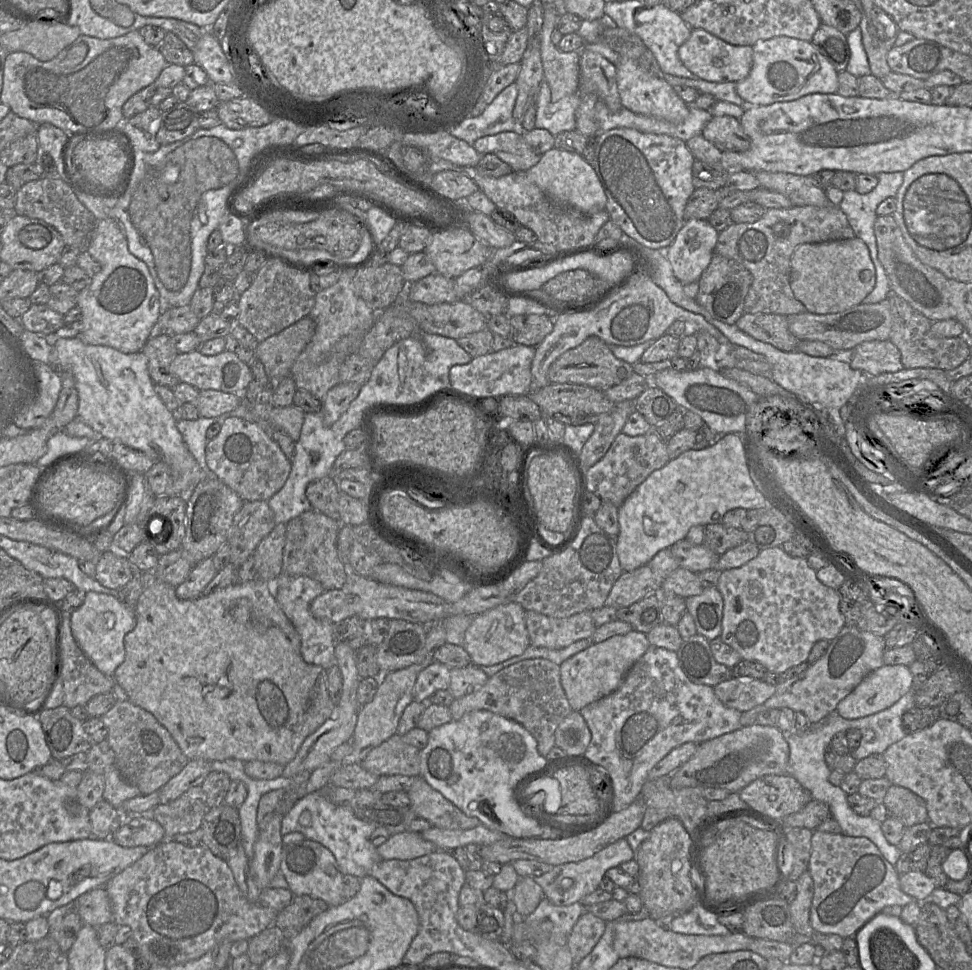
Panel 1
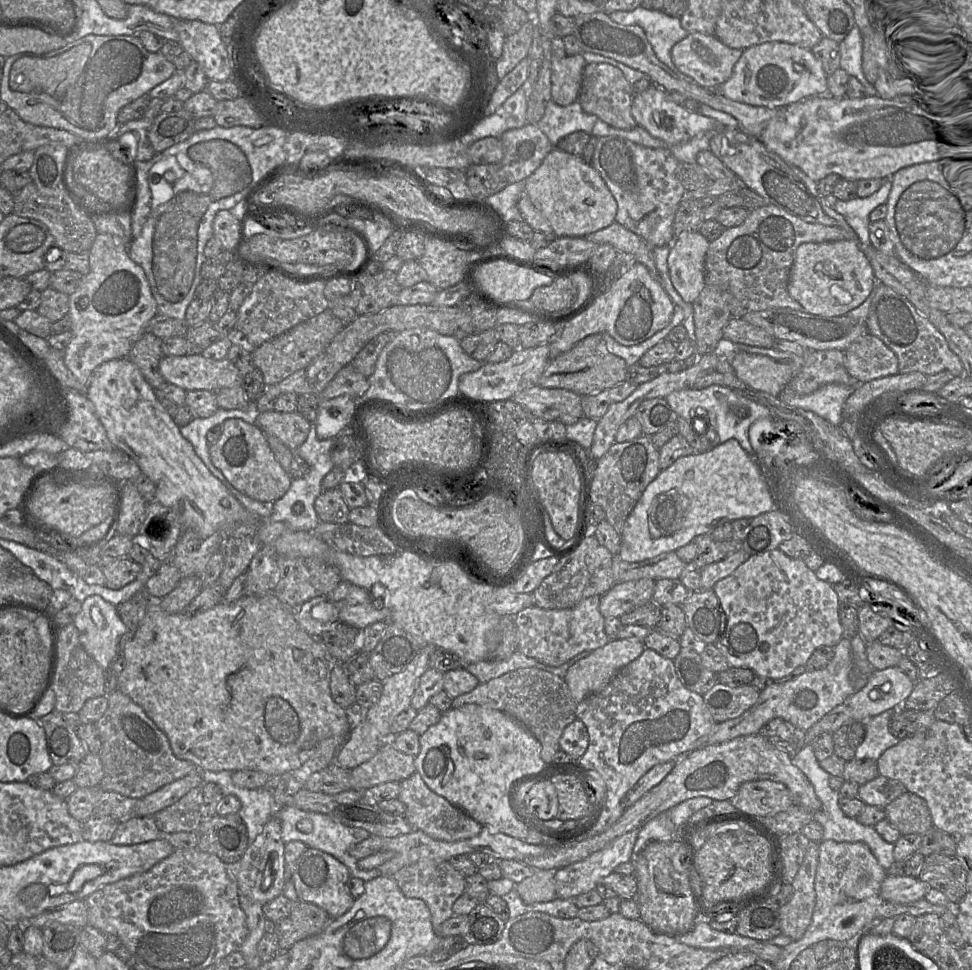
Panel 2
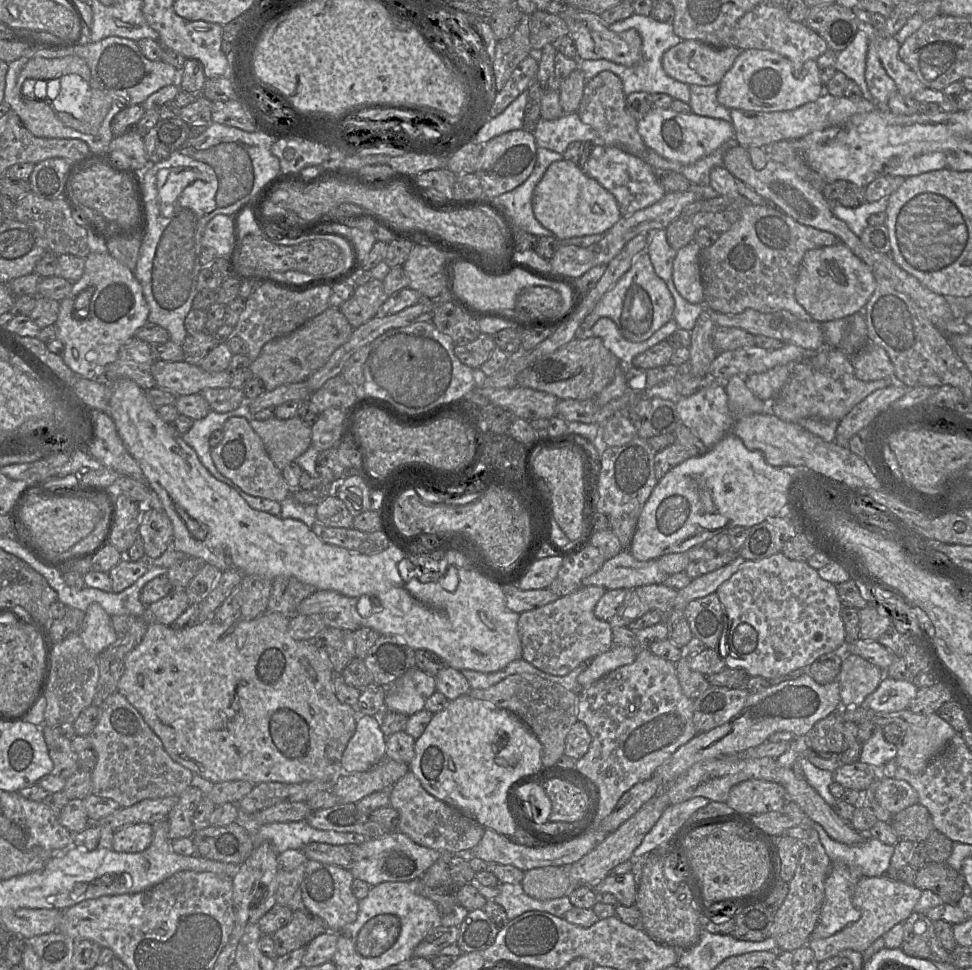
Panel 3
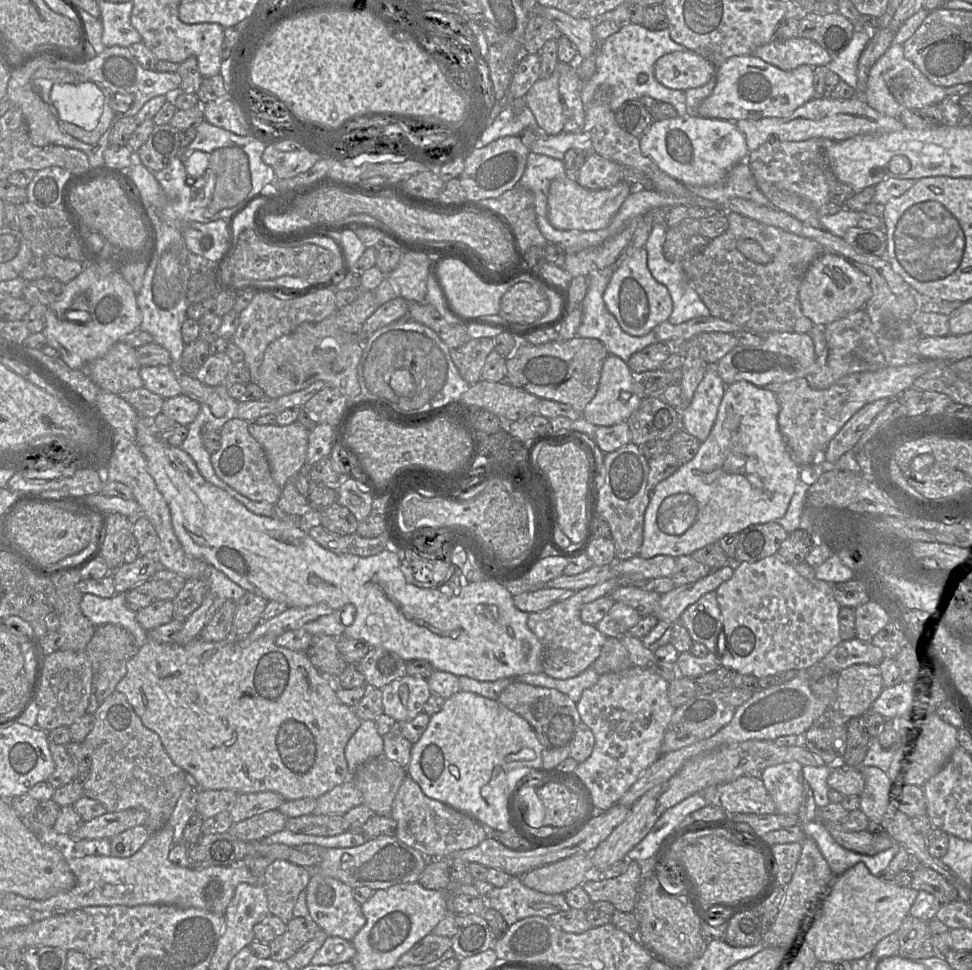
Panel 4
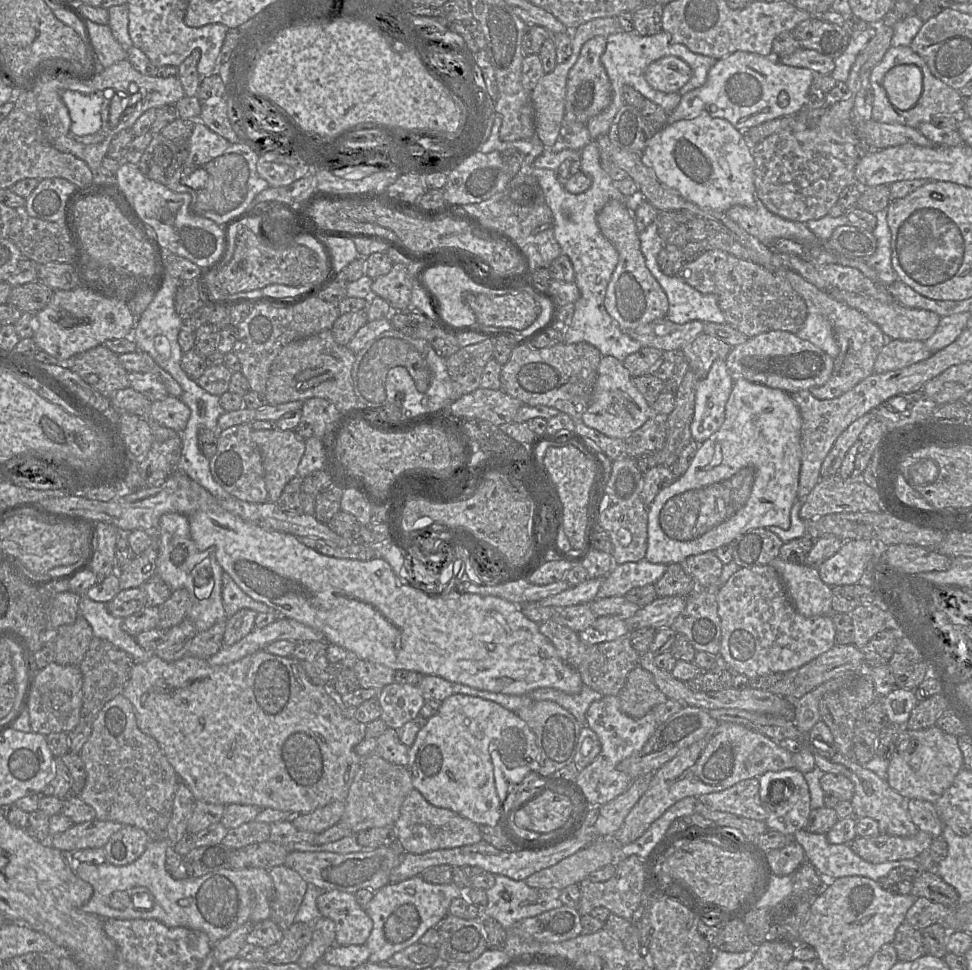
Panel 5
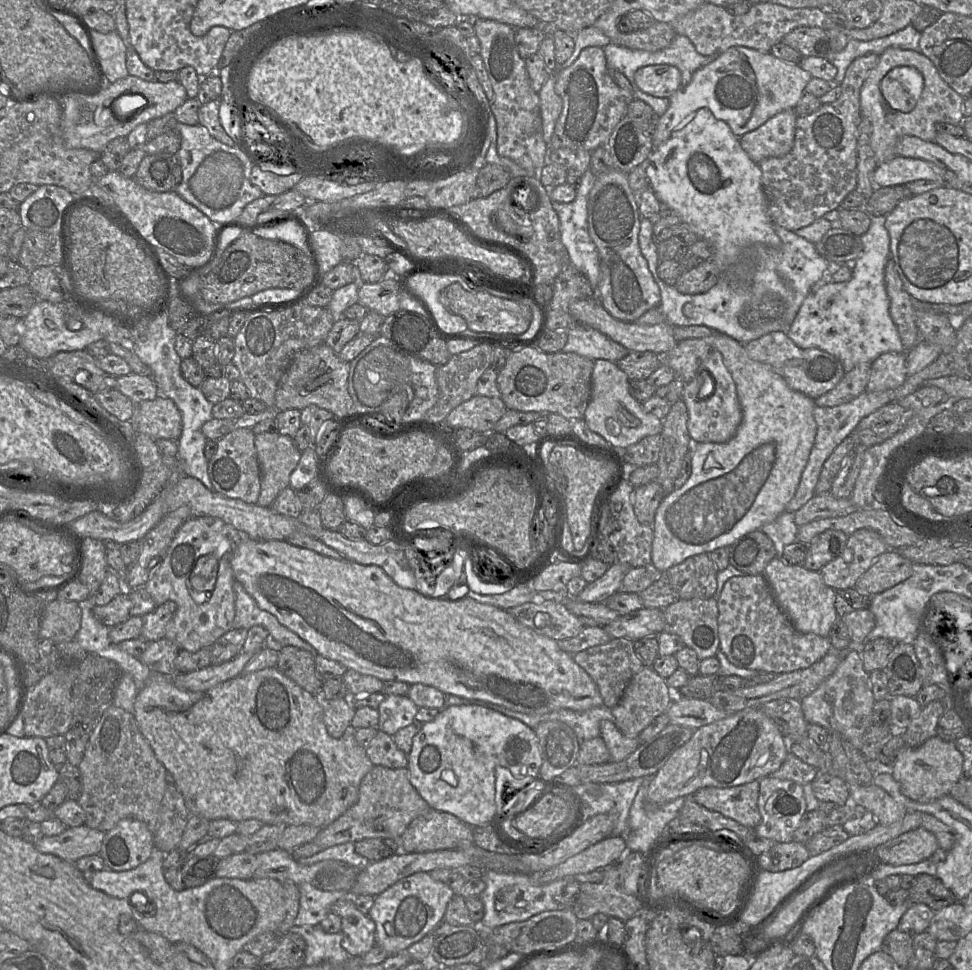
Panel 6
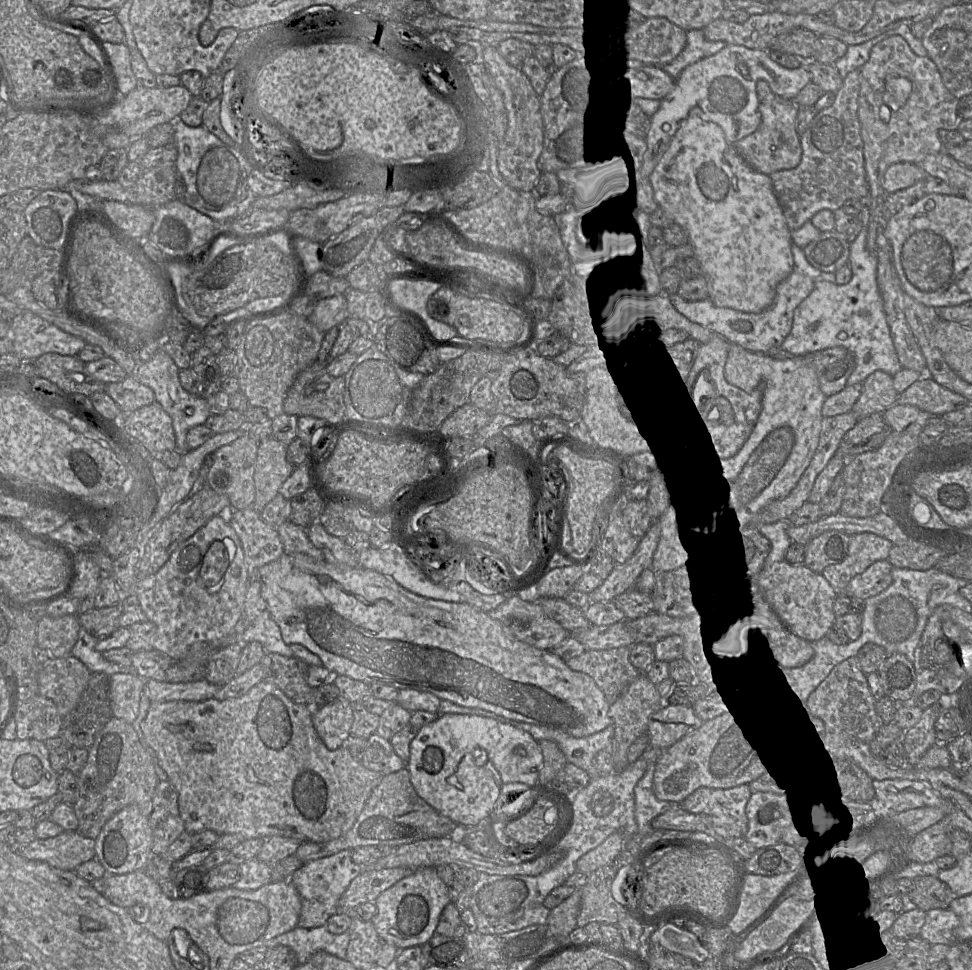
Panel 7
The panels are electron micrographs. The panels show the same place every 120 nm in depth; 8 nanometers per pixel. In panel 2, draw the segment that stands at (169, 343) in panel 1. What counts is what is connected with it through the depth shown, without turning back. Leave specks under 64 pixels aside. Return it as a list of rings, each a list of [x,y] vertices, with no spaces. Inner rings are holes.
[[[145,332],[127,356],[139,368],[145,380],[154,389],[167,383],[159,371],[159,362],[164,357],[162,342],[161,338],[150,332]]]

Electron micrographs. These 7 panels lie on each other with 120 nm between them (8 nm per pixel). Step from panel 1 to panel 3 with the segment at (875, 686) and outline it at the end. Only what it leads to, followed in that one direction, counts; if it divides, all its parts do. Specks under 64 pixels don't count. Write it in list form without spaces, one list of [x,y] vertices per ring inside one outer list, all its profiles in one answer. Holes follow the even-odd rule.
[[[884,676],[878,688],[865,698],[862,706],[876,712],[897,712],[908,709],[917,691],[918,688],[911,681]]]

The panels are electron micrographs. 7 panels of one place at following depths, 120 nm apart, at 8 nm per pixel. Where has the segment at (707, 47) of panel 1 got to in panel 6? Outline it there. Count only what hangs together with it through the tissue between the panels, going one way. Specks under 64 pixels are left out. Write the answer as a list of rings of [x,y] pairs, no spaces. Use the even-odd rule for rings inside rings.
[[[659,64],[639,68],[634,74],[636,86],[646,94],[671,97],[681,87],[681,72],[672,65]]]

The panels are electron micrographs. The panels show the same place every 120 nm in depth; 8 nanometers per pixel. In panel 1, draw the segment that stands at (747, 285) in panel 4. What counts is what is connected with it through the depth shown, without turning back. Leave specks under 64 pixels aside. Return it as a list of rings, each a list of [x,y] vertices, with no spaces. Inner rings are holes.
[[[792,206],[787,209],[766,209],[763,216],[752,223],[732,223],[719,232],[715,254],[734,260],[743,265],[752,275],[752,284],[744,299],[744,313],[780,314],[792,316],[805,313],[806,309],[798,301],[790,288],[790,261],[794,250],[803,243],[823,243],[847,240],[855,237],[849,221],[839,206]]]

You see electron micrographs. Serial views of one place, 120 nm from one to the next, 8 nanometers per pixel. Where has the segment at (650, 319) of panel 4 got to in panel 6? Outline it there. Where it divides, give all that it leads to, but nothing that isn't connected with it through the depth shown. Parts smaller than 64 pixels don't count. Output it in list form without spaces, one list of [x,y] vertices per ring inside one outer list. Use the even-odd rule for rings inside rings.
[[[611,170],[596,177],[588,194],[587,228],[598,252],[597,299],[612,317],[624,322],[635,322],[661,302],[659,287],[639,248],[640,222],[635,192],[629,187],[627,175]]]

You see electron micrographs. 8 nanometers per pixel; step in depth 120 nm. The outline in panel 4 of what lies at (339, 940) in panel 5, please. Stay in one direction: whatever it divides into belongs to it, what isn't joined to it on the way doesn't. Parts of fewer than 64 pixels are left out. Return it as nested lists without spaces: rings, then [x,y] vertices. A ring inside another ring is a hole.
[[[313,870],[306,887],[306,903],[309,916],[328,936],[351,941],[364,926],[366,919],[361,905],[353,897],[353,889],[343,882]]]

